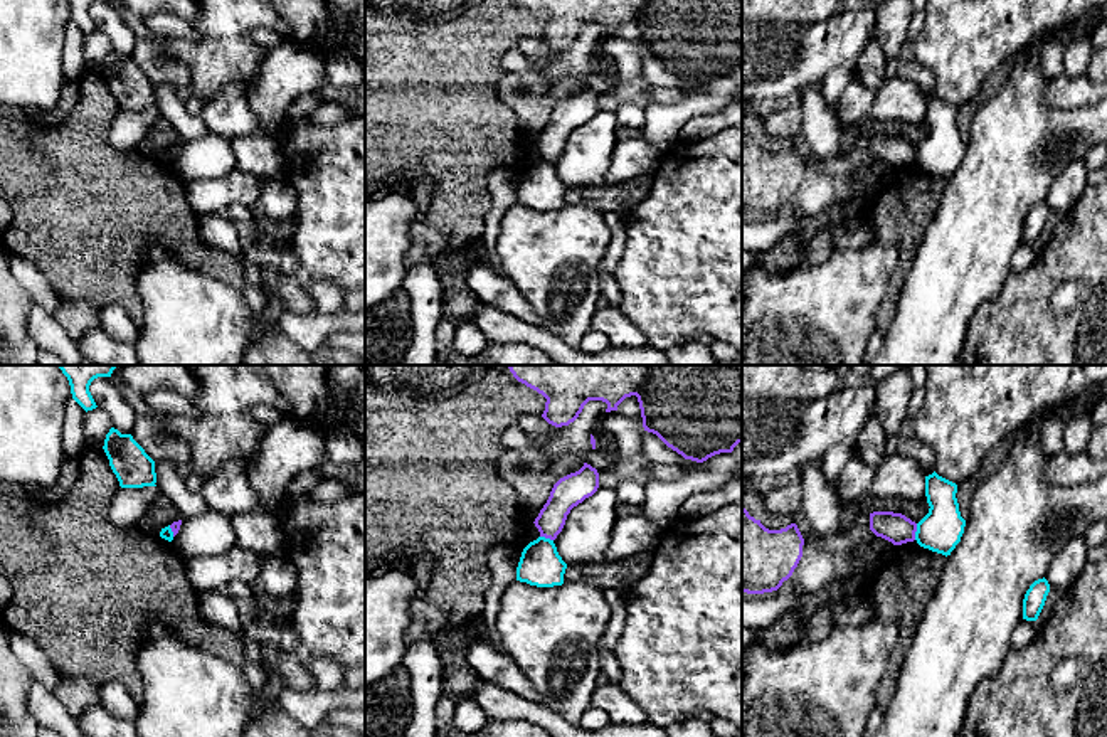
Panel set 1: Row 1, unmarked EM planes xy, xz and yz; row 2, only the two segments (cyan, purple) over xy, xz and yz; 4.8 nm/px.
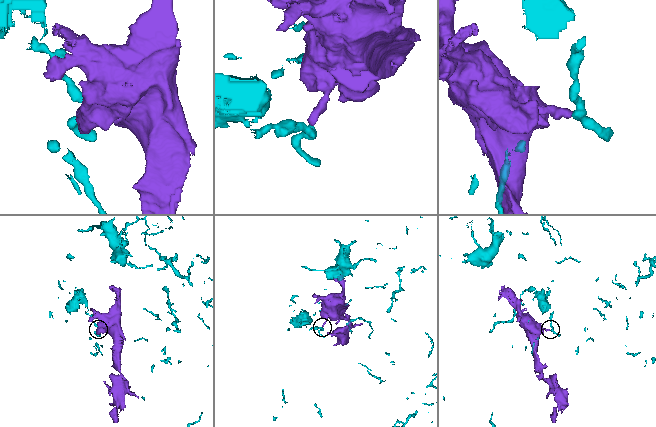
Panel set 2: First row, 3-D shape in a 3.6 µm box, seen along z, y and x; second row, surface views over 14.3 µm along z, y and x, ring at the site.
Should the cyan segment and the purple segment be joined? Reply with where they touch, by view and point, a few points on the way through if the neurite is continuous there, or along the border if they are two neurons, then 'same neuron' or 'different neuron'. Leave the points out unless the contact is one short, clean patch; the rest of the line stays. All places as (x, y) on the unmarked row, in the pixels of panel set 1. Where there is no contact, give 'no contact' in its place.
meets cyan in yz at (916, 155); border along yz (917, 147), (914, 162); different neuron

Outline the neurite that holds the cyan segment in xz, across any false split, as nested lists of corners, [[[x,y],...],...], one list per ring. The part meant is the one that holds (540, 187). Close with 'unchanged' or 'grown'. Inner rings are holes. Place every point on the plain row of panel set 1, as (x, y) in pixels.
[[[538,160],[523,172],[516,190],[516,204],[537,210],[562,209],[565,192],[567,187],[559,178],[554,163]]]; unchanged

